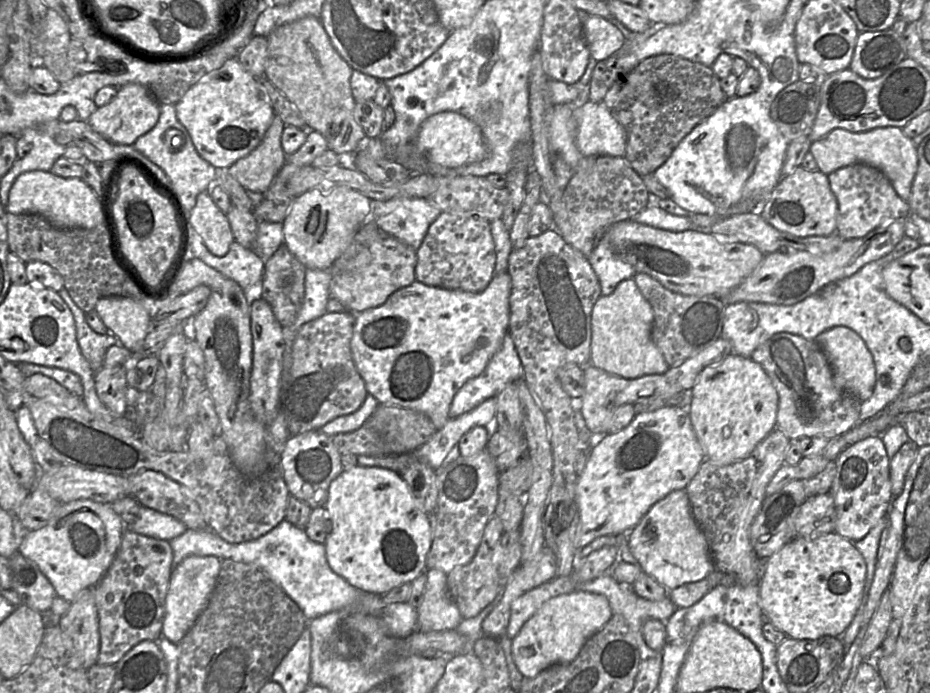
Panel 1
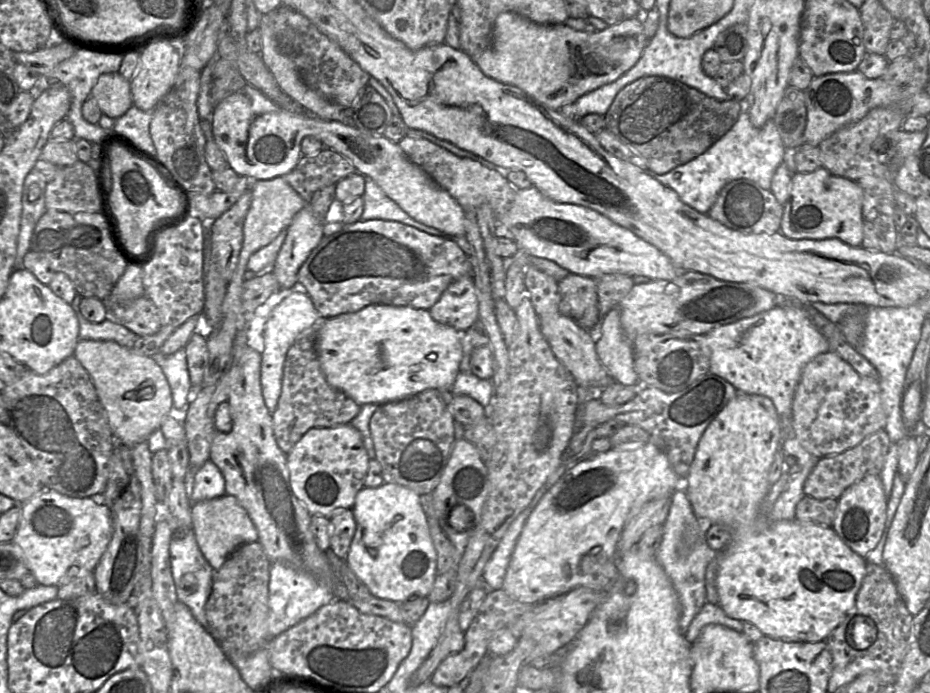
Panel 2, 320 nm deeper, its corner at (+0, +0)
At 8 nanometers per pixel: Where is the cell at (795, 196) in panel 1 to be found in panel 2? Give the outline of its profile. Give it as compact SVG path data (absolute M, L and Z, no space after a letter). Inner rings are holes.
M821 167L813 172L794 173L790 198L784 205L780 232L790 239L837 238L853 247L863 241L863 189L848 178Z

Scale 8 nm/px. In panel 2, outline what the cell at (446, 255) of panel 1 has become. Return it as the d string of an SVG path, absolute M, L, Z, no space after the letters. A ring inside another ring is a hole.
M466 275L452 282L429 312L435 321L460 333L477 323L479 305L472 276Z

